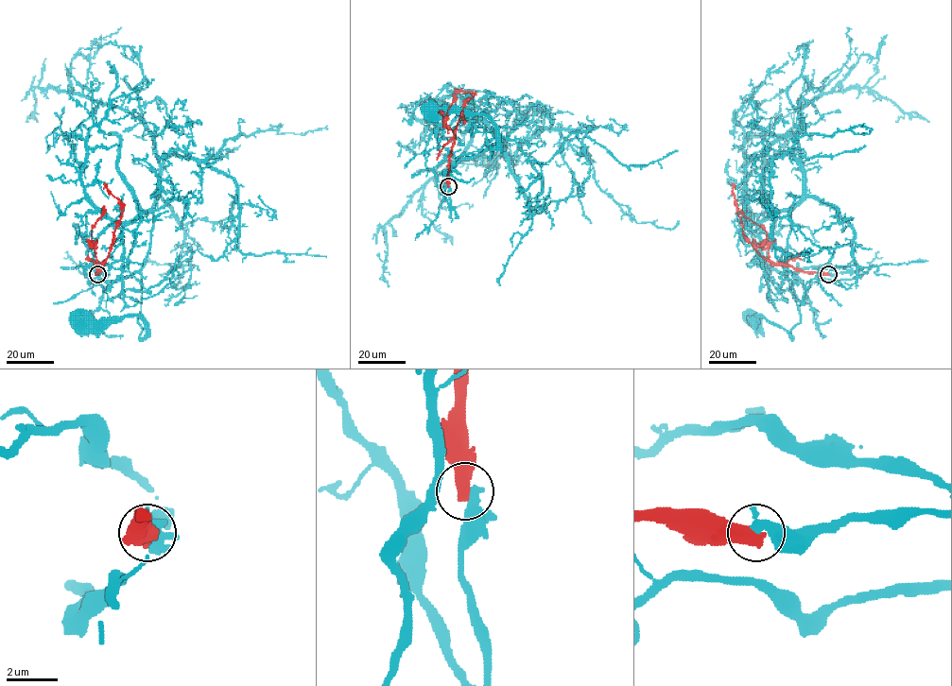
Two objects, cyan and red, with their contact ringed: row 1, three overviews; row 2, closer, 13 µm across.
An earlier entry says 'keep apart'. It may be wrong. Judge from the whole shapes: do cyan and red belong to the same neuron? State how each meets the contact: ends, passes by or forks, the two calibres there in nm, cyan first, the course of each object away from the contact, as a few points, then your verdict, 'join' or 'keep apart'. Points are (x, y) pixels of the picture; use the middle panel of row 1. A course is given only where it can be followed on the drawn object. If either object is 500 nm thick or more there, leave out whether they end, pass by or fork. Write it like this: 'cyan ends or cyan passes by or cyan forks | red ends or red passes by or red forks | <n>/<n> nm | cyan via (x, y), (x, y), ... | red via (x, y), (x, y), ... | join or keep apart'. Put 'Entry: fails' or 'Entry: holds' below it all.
500/600 nm | cyan via (448, 186), (449, 205), (432, 169), (492, 145), (490, 158), (495, 127), (431, 110) | red via (448, 186), (449, 158), (454, 131), (465, 100), (473, 96), (455, 89) | keep apart
Entry: holds

